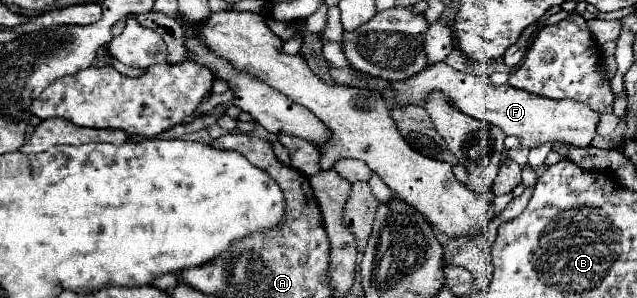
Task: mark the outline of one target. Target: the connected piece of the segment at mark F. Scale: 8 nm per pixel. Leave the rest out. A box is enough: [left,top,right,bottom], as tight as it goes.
[330,63,600,149]

